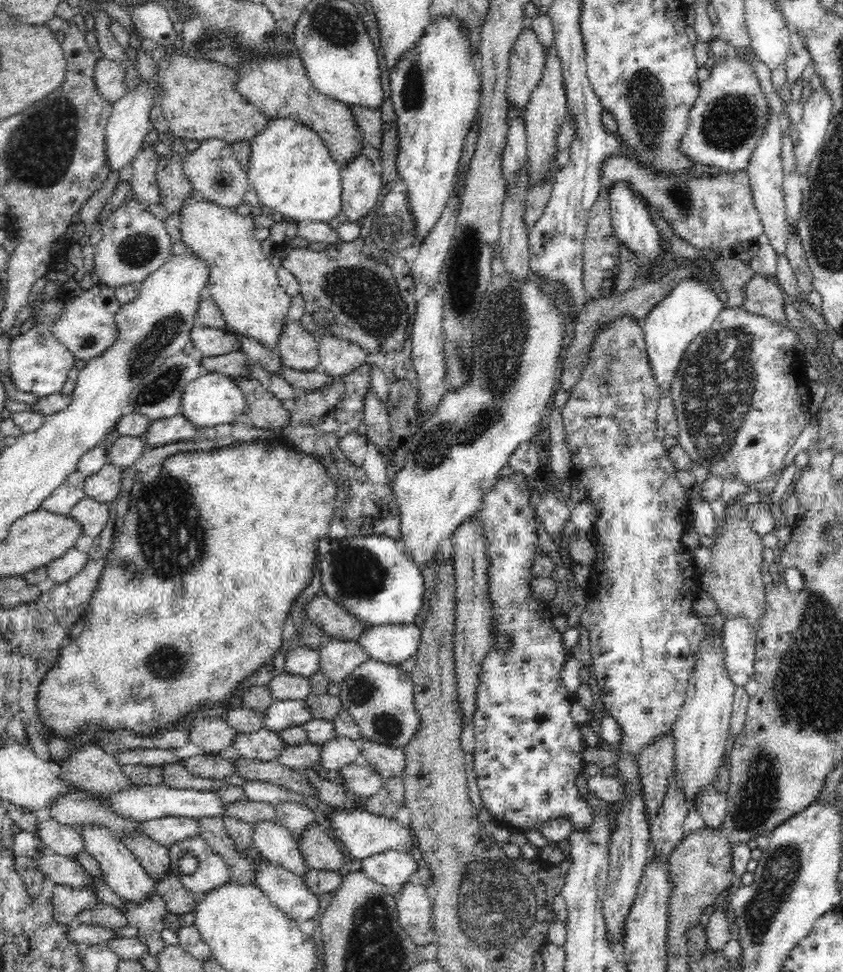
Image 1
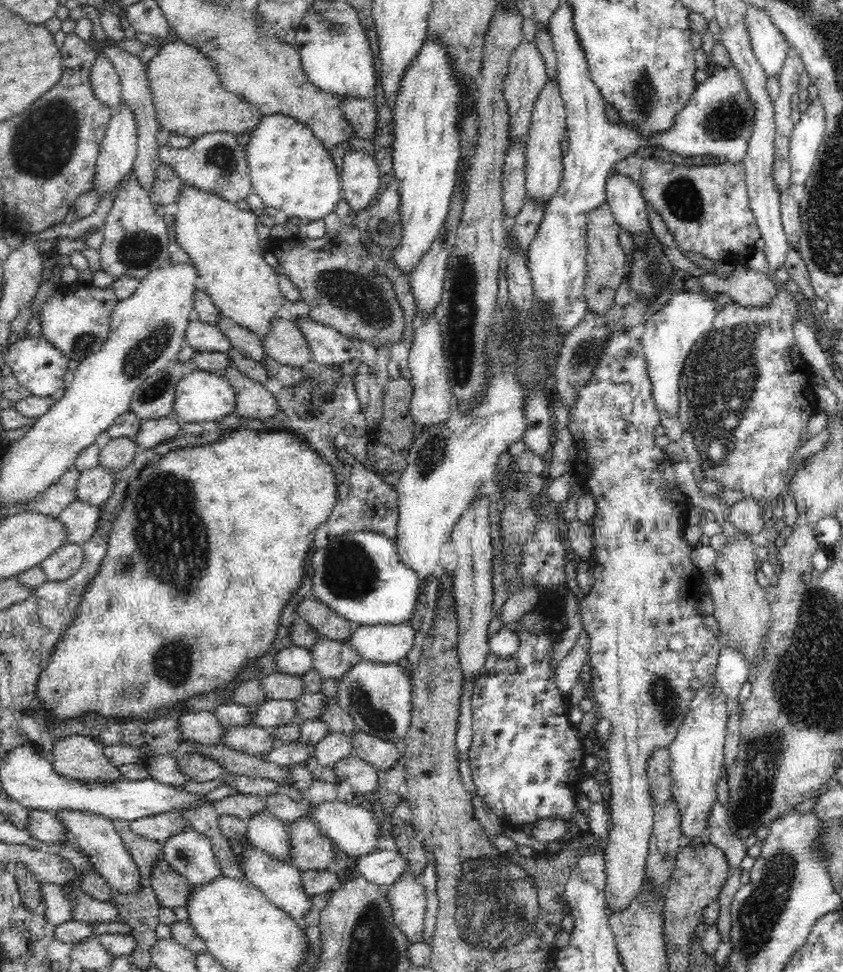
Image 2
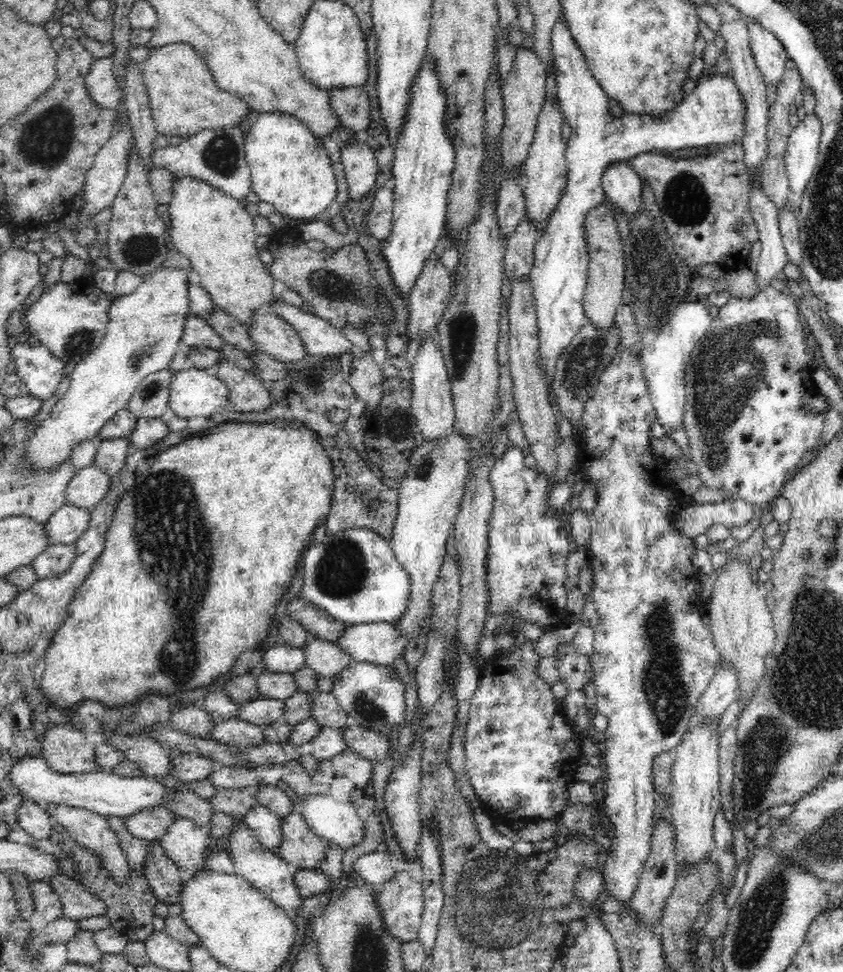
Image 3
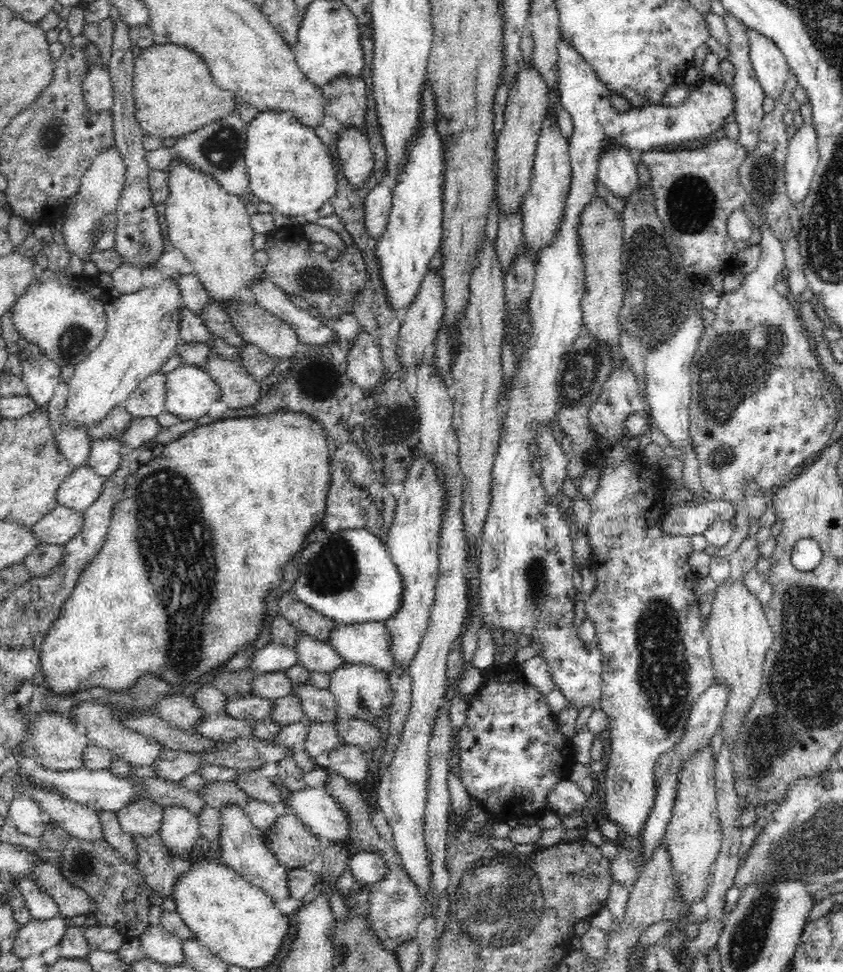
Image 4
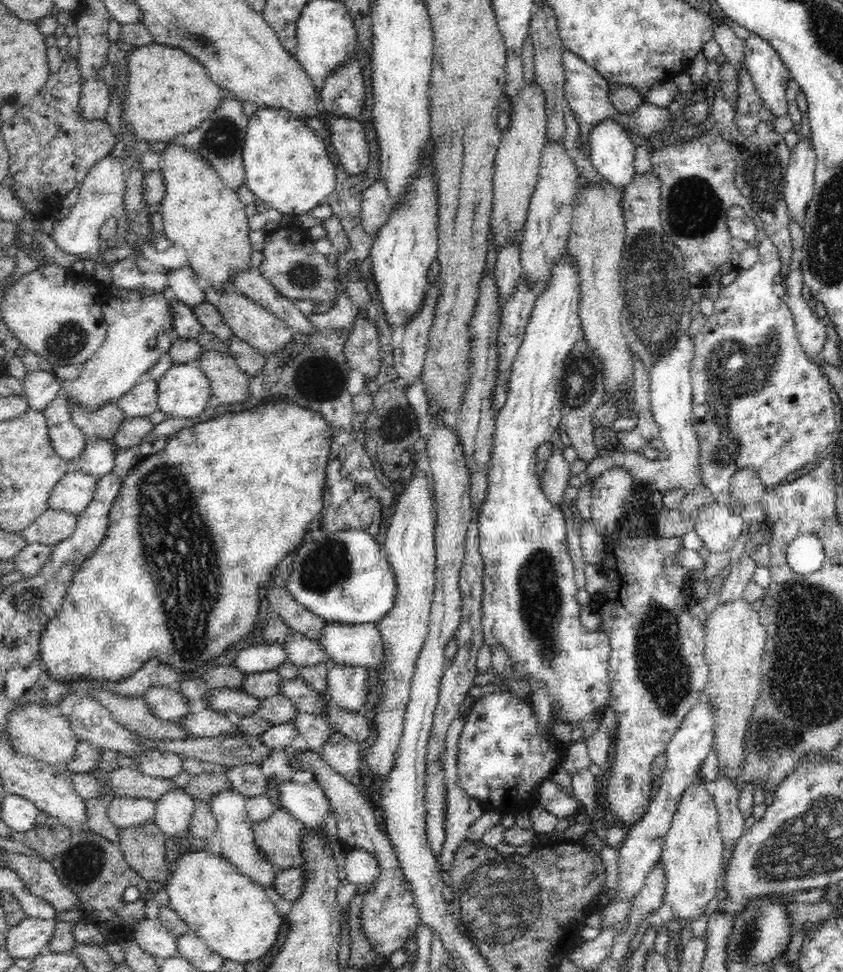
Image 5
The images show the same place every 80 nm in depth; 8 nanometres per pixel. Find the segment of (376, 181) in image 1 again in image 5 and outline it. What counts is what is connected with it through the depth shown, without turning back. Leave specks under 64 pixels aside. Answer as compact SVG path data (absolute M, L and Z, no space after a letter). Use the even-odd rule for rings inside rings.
M332 114L327 126L343 170L350 175L364 172L370 156L367 136L360 119Z

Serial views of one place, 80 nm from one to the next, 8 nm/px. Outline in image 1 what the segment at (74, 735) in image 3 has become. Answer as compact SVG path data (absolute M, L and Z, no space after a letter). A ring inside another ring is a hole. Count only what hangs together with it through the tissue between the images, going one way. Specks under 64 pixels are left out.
M82 744L64 762L55 763L55 768L59 778L94 795L118 794L122 790L128 790L130 786L136 786L123 774L121 765L117 763L115 757L96 744Z

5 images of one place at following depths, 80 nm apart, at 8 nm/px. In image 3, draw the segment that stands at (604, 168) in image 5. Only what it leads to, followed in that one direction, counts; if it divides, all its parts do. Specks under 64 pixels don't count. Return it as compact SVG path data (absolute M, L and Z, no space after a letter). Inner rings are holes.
M629 161L610 165L602 175L606 196L626 217L637 217L642 208L642 180L630 167Z

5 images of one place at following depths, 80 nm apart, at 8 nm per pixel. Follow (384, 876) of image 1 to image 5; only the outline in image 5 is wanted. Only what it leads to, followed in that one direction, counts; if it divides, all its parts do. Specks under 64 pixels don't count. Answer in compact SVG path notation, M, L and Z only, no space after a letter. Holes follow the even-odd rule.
M362 849L346 850L342 876L352 884L374 883L380 876L380 865L374 855Z

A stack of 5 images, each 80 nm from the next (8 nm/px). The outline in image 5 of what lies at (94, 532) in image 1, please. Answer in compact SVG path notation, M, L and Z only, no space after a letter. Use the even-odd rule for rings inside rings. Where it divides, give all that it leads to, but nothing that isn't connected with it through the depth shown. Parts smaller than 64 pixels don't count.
M48 508L21 532L26 543L52 546L72 536L76 526L78 526L78 522L75 514Z

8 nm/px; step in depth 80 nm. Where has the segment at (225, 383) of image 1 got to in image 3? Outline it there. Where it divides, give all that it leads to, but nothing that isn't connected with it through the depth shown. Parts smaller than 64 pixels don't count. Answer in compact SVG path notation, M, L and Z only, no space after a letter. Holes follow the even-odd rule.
M194 367L176 371L173 376L172 384L170 384L170 413L190 420L194 417L210 417L212 412L218 408L222 408L224 413L228 412L230 391L228 391L226 384L218 379L212 371Z

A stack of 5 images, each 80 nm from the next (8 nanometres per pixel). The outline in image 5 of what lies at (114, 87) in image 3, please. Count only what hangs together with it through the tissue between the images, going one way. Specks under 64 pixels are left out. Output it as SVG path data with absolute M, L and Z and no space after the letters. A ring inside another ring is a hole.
M98 76L84 80L79 100L81 117L88 119L104 119L110 106L108 85Z

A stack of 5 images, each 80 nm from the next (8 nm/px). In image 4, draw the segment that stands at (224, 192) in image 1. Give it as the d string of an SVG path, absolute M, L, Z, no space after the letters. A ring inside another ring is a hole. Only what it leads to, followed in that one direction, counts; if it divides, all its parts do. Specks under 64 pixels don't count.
M238 112L232 116L218 120L195 130L193 133L185 134L177 139L173 147L159 147L148 151L146 160L151 170L169 170L170 163L178 159L178 163L188 163L210 177L216 179L228 194L240 196L249 190L248 169L245 163L245 148L247 144L246 122L239 117Z

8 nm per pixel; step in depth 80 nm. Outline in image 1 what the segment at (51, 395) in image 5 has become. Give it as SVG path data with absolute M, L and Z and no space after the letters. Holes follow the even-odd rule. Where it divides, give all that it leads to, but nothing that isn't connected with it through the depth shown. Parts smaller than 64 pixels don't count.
M63 297L50 299L40 308L39 317L26 334L12 338L9 346L9 376L15 383L15 389L23 393L35 394L36 397L46 397L60 393L69 379L69 370L74 367L74 355L53 334L54 324L62 318L66 310Z

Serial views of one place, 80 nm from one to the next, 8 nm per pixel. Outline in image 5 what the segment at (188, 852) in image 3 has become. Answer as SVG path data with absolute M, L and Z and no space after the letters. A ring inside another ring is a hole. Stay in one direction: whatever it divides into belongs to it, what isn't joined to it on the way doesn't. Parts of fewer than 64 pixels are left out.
M185 790L166 792L156 804L153 821L166 838L185 839L189 835L190 819L194 816L195 800Z

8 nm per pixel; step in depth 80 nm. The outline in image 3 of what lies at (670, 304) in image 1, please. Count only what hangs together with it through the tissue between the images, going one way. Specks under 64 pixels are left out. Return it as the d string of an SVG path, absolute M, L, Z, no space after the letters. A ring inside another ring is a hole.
M684 302L670 314L668 321L659 328L645 330L641 334L641 364L648 385L657 422L664 426L667 434L674 428L683 428L684 404L686 402L685 374L698 341L708 332L713 319L708 308L700 302Z

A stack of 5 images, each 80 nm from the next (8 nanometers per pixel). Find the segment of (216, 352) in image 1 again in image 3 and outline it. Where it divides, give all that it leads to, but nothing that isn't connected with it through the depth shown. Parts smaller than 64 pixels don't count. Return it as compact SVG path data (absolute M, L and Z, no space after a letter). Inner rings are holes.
M192 313L189 314L181 336L180 346L183 349L208 347L218 351L223 347L223 344L224 340L214 332L209 323Z

